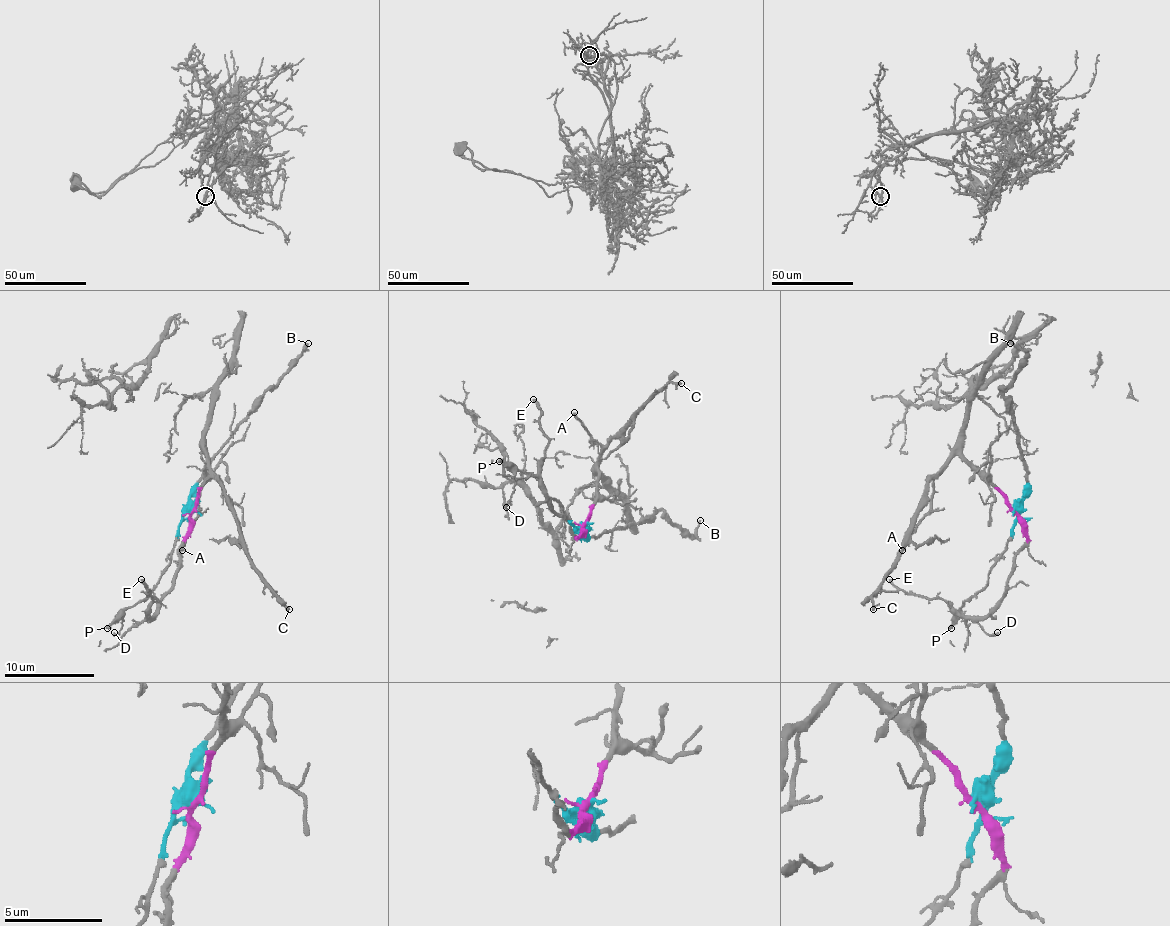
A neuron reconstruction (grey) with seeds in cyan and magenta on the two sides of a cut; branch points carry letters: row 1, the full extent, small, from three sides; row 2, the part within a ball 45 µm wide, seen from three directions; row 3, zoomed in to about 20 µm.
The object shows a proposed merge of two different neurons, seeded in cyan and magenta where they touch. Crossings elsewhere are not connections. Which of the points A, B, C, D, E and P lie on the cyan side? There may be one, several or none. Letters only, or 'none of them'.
B, D, P

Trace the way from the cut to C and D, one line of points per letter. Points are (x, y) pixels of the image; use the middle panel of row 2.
C: (584, 525), (595, 498), (600, 451), (669, 382), (680, 384)
D: (584, 525), (575, 525), (557, 501), (523, 471), (516, 471), (505, 507)

